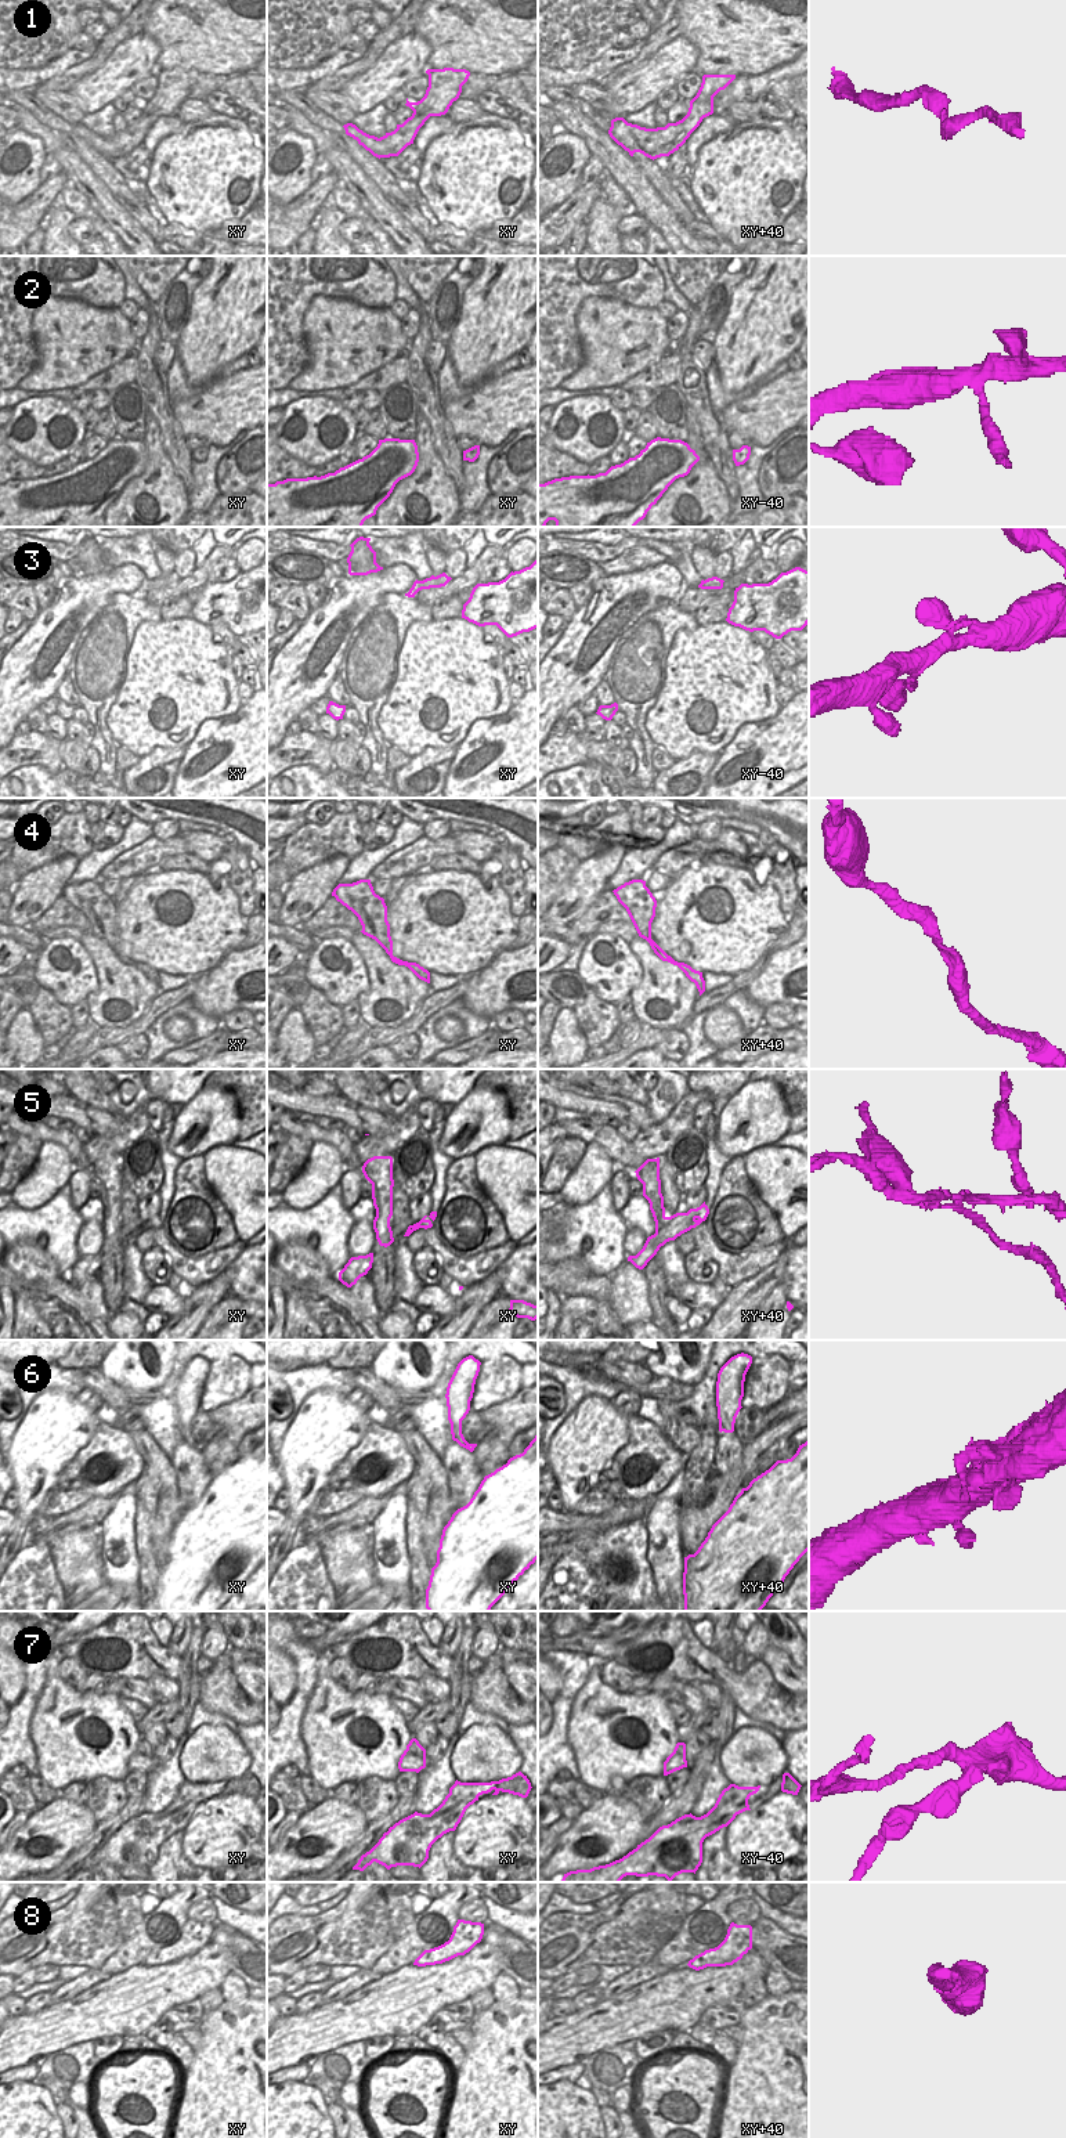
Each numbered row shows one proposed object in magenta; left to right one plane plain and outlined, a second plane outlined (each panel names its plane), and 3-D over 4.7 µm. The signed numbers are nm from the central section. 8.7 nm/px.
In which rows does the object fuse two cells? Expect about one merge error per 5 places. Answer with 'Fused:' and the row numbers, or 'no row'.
Fused: 5, 7.

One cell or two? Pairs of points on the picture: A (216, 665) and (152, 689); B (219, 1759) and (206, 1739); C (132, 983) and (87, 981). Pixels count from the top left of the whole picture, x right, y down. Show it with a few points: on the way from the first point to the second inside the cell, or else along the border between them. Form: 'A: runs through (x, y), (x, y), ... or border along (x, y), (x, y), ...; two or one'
A: runs through (201, 671), (191, 678), (177, 679), (167, 689); one
B: runs through (214, 1754), (208, 1744); one
C: border along (86, 950), (97, 978), (97, 989), (87, 997); two

